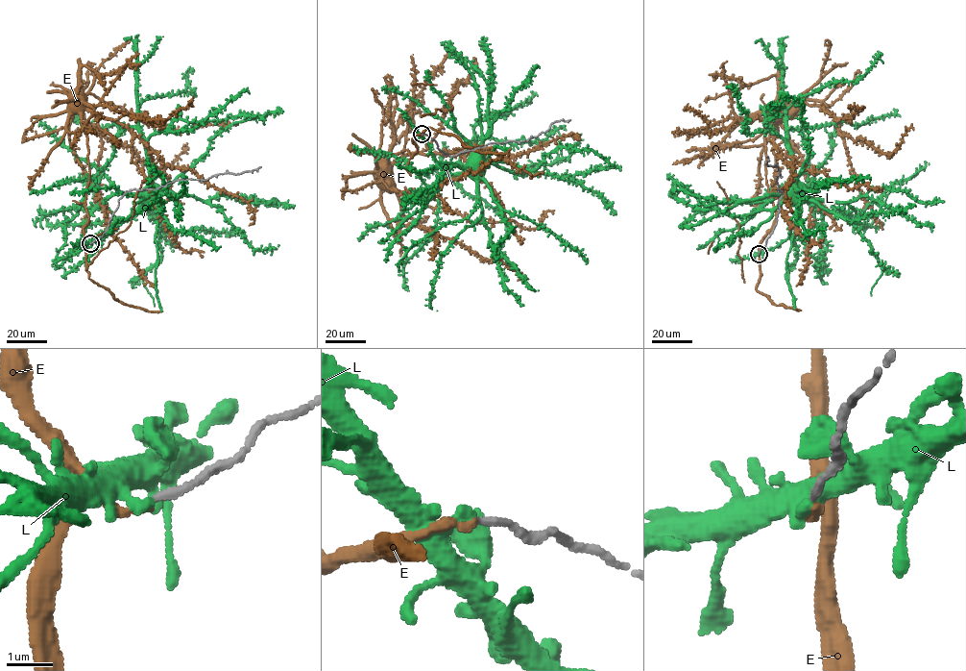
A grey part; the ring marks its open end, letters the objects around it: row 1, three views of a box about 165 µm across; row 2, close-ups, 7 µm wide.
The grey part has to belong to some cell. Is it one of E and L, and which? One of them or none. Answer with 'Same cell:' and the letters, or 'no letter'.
Same cell: E

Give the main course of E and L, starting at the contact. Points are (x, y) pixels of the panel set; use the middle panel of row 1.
E: (422, 134), (413, 137), (417, 148), (413, 156), (407, 150), (389, 157), (387, 183), (390, 186)
L: (422, 134), (438, 161), (470, 163), (449, 166), (434, 189), (419, 189), (405, 205)

